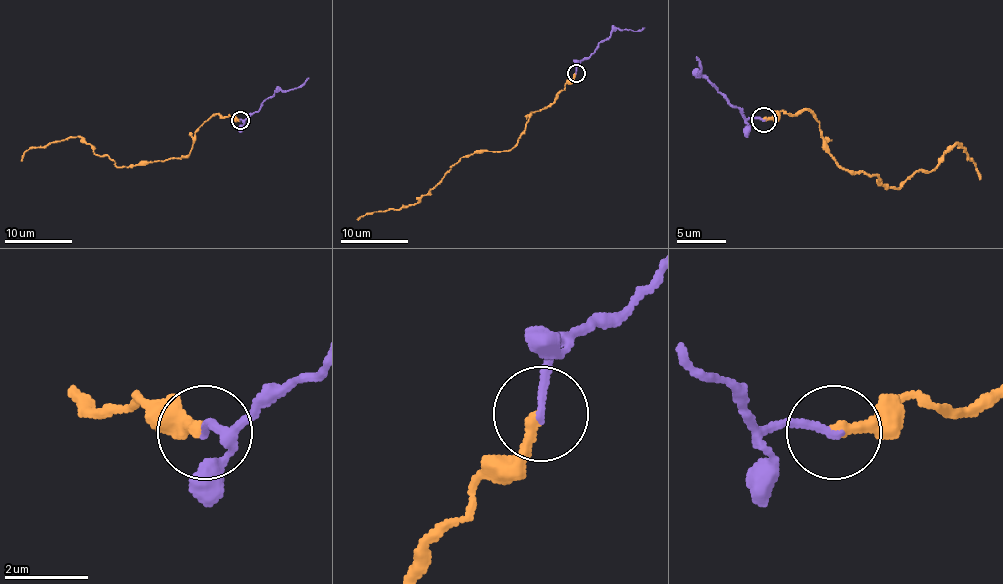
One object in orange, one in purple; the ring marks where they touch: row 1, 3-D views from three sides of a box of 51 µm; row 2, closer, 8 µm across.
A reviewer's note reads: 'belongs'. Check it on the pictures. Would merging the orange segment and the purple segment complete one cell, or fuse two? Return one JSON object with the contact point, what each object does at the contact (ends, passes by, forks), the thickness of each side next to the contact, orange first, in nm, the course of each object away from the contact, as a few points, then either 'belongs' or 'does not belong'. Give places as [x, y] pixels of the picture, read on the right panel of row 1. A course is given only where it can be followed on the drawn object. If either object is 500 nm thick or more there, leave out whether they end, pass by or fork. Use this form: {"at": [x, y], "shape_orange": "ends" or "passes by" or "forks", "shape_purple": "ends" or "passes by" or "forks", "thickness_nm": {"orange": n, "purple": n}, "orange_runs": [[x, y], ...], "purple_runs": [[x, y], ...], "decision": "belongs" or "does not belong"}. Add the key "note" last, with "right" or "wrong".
{"at": [763, 119], "shape_orange": "ends", "shape_purple": "ends", "thickness_nm": {"orange": 280, "purple": 180}, "orange_runs": [[764, 119], [806, 109], [823, 149], [843, 168], [876, 176], [886, 188], [930, 171], [958, 144], [980, 178]], "purple_runs": [[764, 119], [747, 119], [699, 74], [702, 64], [697, 57]], "decision": "does not belong", "note": "wrong"}

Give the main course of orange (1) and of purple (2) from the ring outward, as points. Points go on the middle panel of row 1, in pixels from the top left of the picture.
1: (576, 73), (553, 102), (531, 114), (511, 149), (475, 151), (464, 156), (413, 204), (366, 213), (356, 219)
2: (576, 73), (579, 62), (593, 53), (613, 31), (640, 31), (645, 28)

